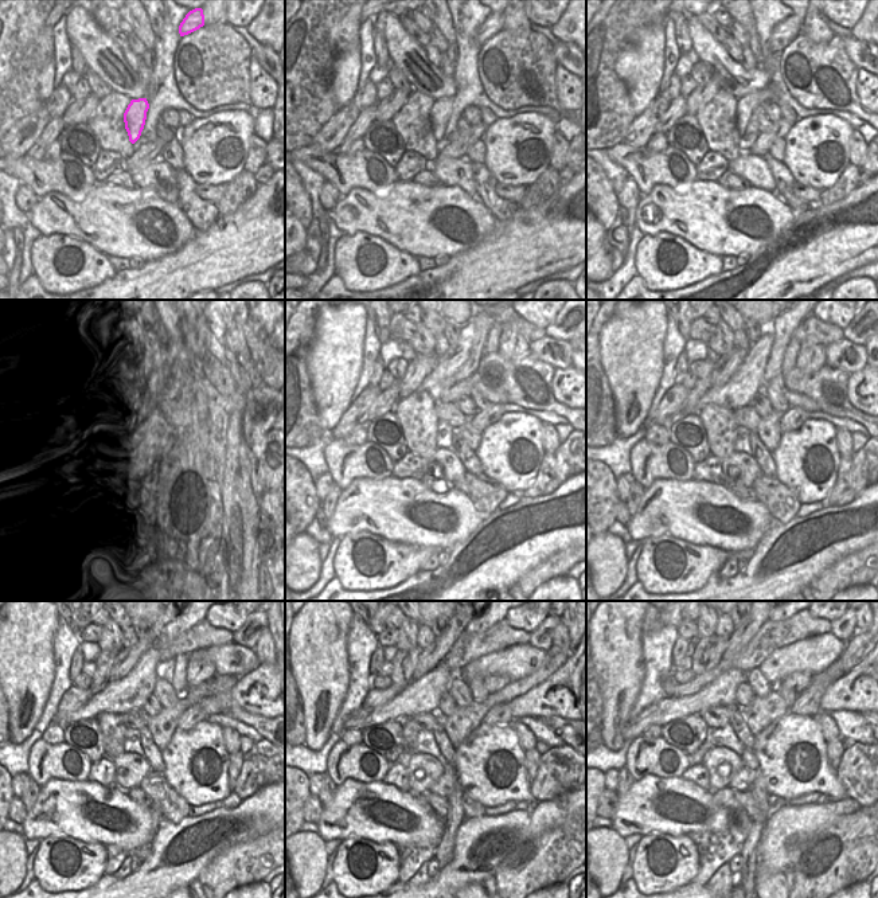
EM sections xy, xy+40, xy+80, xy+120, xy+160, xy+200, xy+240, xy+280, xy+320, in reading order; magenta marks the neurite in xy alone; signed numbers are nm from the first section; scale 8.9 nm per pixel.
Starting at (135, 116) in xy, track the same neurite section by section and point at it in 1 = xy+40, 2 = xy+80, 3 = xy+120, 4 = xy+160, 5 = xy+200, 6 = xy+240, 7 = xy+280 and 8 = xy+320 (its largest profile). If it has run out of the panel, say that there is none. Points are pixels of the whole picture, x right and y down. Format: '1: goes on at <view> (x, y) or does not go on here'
1: goes on at xy+40 (440, 113)
2: goes on at xy+80 (746, 105)
3: goes on at xy+120 (144, 403)
4: goes on at xy+160 (441, 383)
5: goes on at xy+200 (738, 391)
6: goes on at xy+240 (129, 694)
7: goes on at xy+280 (422, 695)
8: goes on at xy+320 (722, 691)

